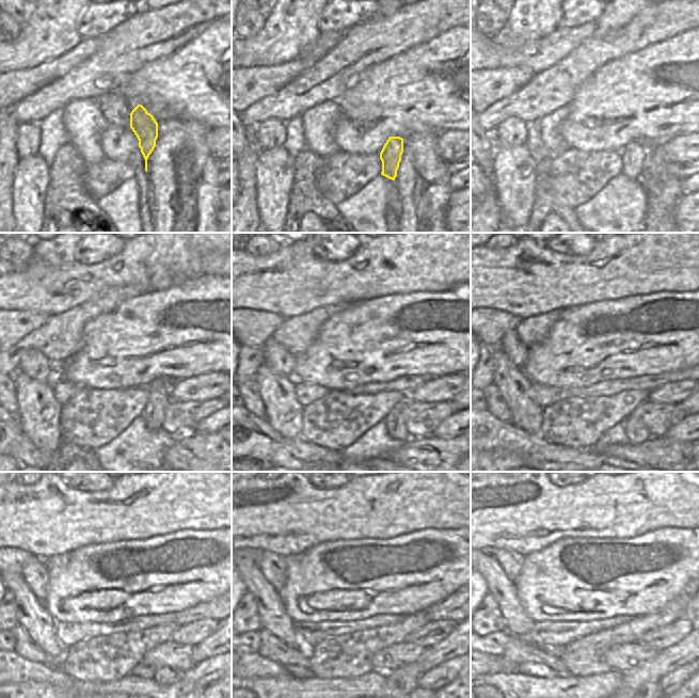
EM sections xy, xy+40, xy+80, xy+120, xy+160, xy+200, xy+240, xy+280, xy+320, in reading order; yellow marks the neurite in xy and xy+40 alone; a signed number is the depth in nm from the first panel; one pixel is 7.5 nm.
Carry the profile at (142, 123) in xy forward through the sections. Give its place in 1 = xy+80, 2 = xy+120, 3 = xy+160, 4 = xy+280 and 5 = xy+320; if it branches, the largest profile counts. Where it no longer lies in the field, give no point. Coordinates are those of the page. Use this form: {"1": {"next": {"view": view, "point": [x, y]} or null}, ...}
{"1": {"next": {"view": "xy+80", "point": [633, 156]}}, "2": {"next": {"view": "xy+120", "point": [154, 413]}}, "3": {"next": {"view": "xy+160", "point": [395, 425]}}, "4": {"next": {"view": "xy+280", "point": [407, 686]}}, "5": {"next": {"view": "xy+320", "point": [649, 688]}}}

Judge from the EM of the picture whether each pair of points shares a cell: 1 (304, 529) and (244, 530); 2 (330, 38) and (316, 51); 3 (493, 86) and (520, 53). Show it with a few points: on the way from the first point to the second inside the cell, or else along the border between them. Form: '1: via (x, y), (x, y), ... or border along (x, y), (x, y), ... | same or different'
1: via (289, 528), (259, 528) | same
2: via (327, 41), (319, 48) | same
3: border along (483, 68), (527, 66), (533, 72) | different

